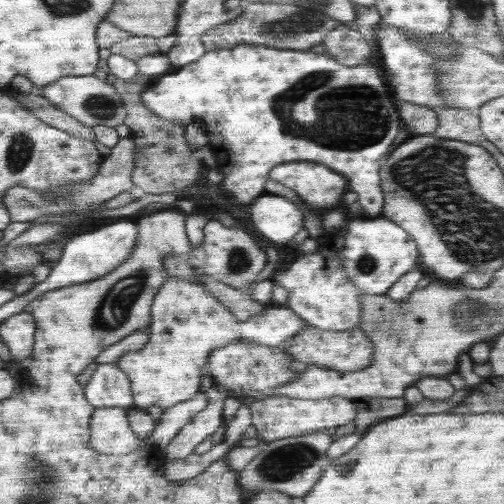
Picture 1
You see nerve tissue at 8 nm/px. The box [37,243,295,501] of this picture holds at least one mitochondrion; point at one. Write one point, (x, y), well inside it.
(114, 311)

